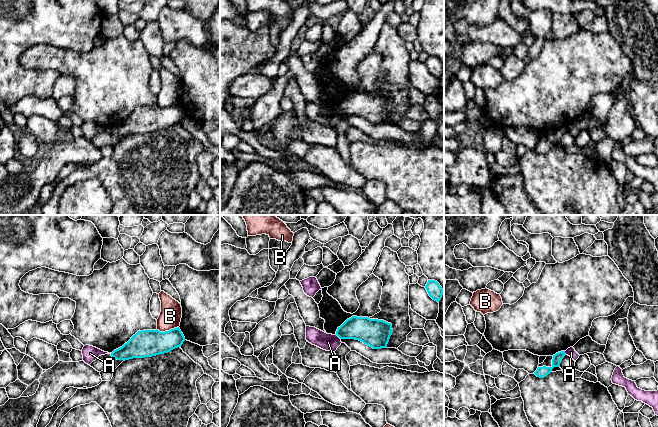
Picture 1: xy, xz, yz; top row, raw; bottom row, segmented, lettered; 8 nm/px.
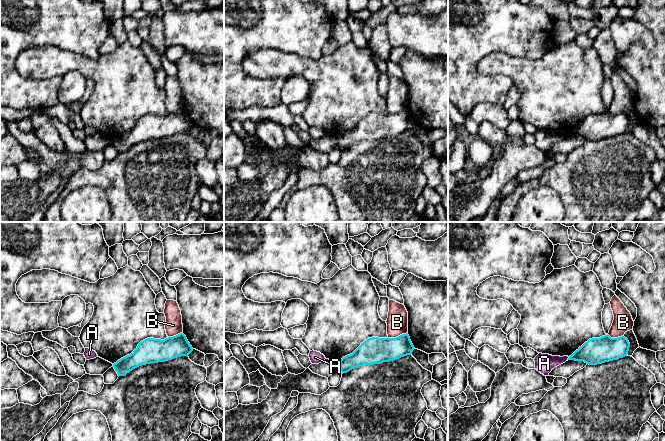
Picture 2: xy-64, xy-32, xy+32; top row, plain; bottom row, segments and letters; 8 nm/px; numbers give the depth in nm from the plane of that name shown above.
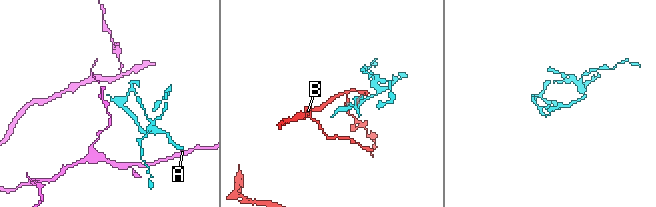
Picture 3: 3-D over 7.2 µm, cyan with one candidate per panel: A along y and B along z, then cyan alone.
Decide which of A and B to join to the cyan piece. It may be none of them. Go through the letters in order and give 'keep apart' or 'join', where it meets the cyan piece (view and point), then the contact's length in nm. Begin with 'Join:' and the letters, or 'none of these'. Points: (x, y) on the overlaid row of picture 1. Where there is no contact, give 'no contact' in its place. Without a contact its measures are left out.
Join: none of these
A: keep apart | xz (338, 336) | 60 nm
B: keep apart | xy (167, 331) | 190 nm

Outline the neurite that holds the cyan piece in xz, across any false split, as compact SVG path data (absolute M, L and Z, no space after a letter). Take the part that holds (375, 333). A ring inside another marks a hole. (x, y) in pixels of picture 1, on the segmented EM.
M352 316L336 331L340 339L355 339L373 349L387 348L392 335L392 324L384 320Z

